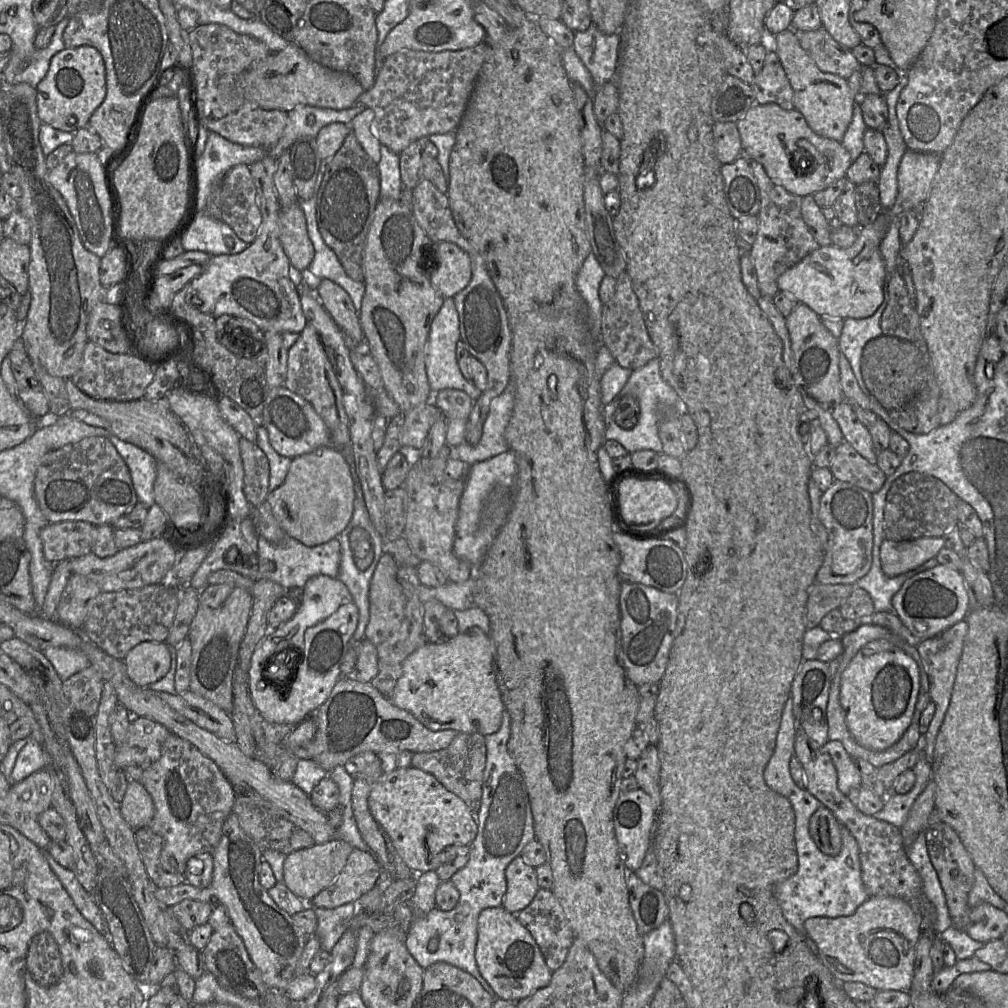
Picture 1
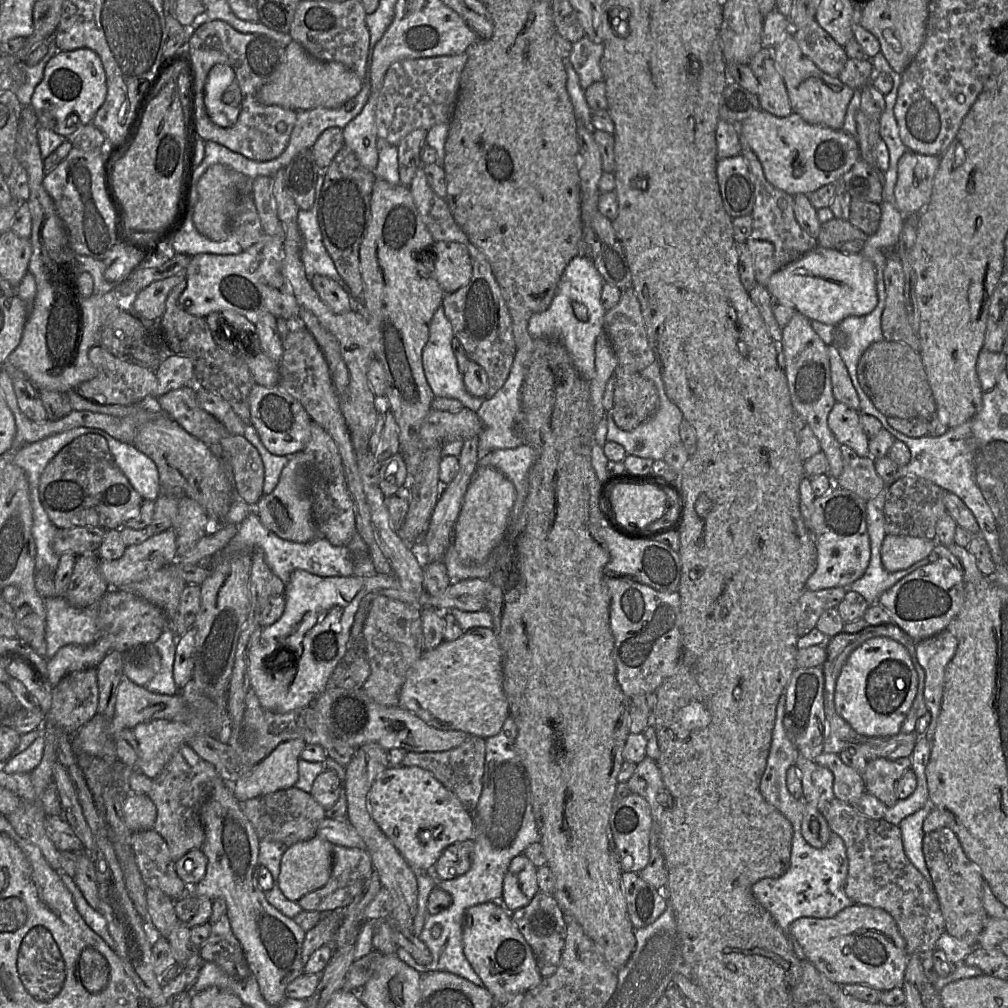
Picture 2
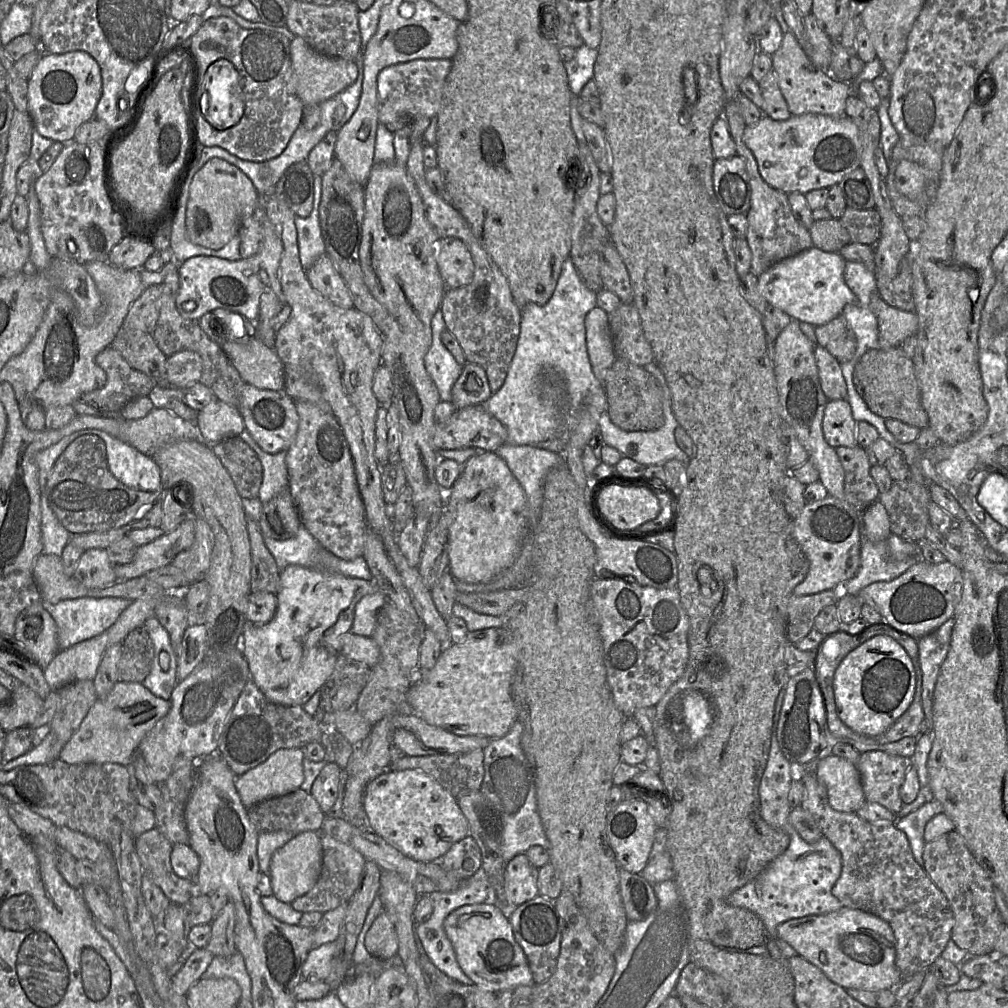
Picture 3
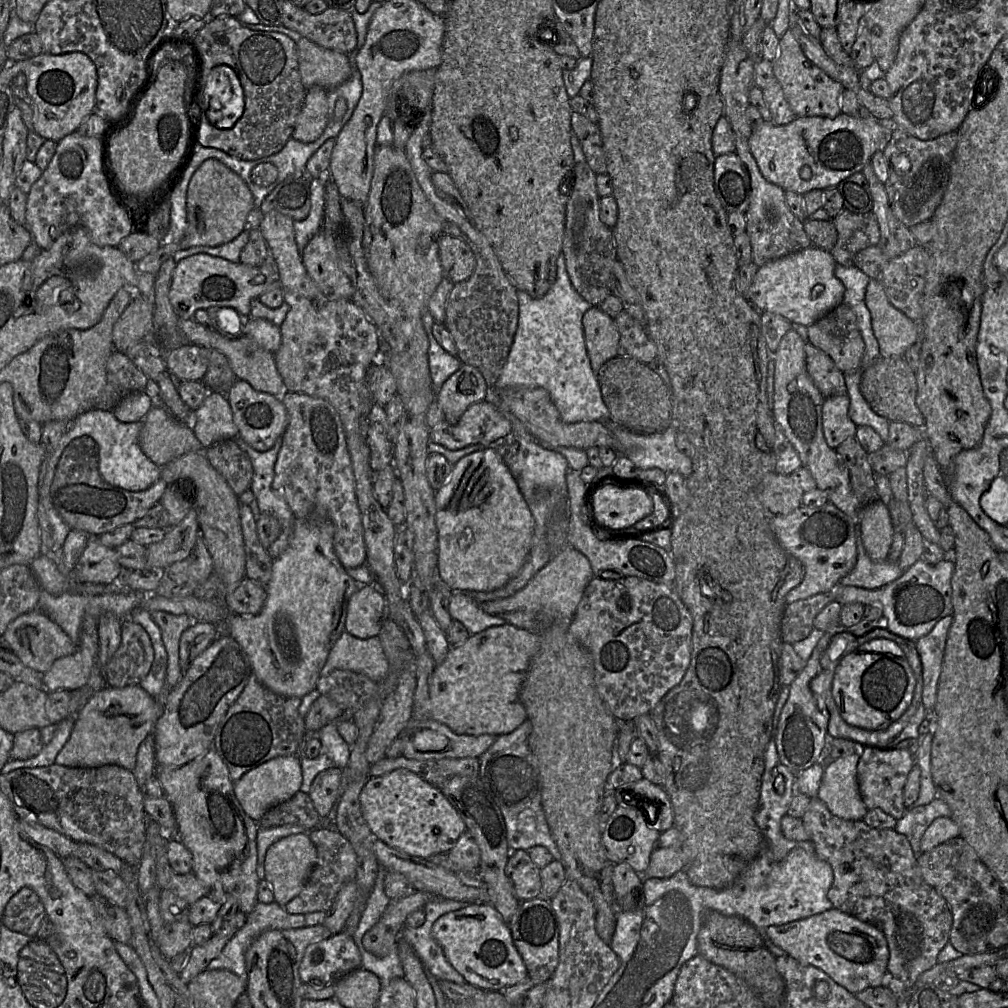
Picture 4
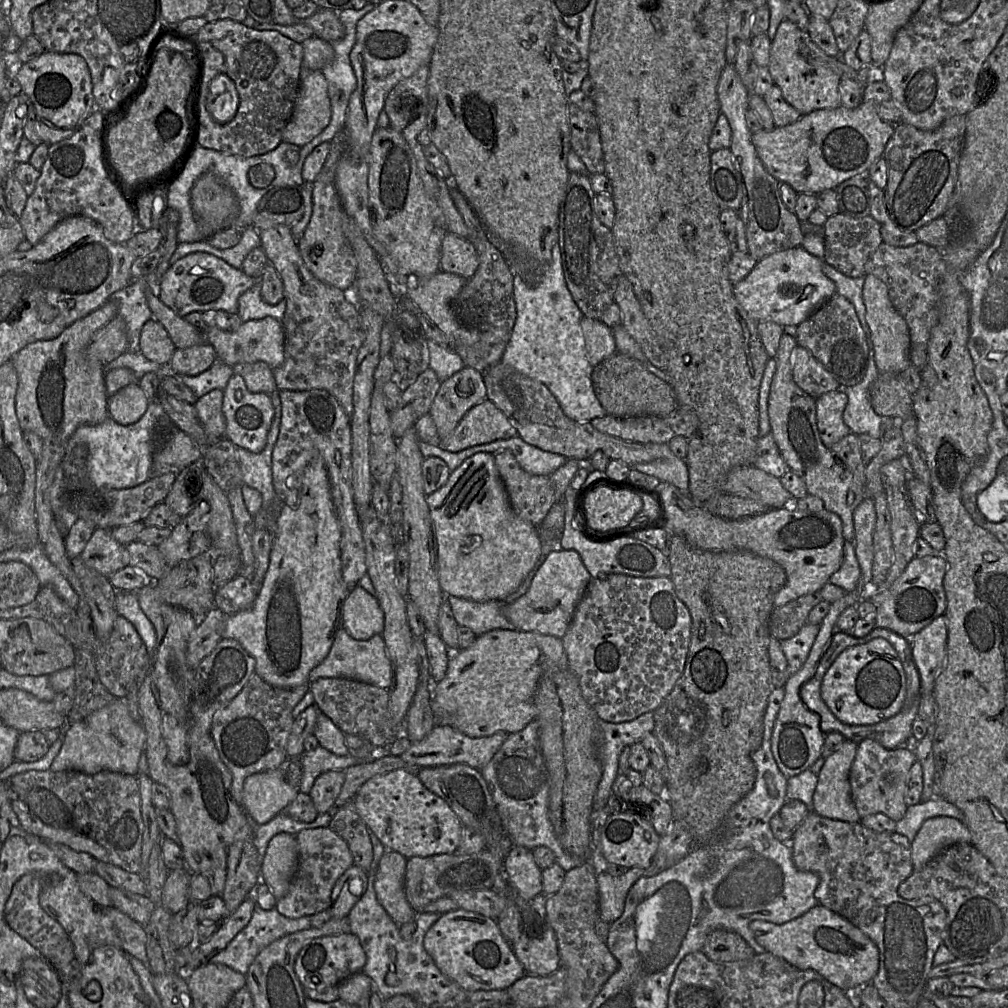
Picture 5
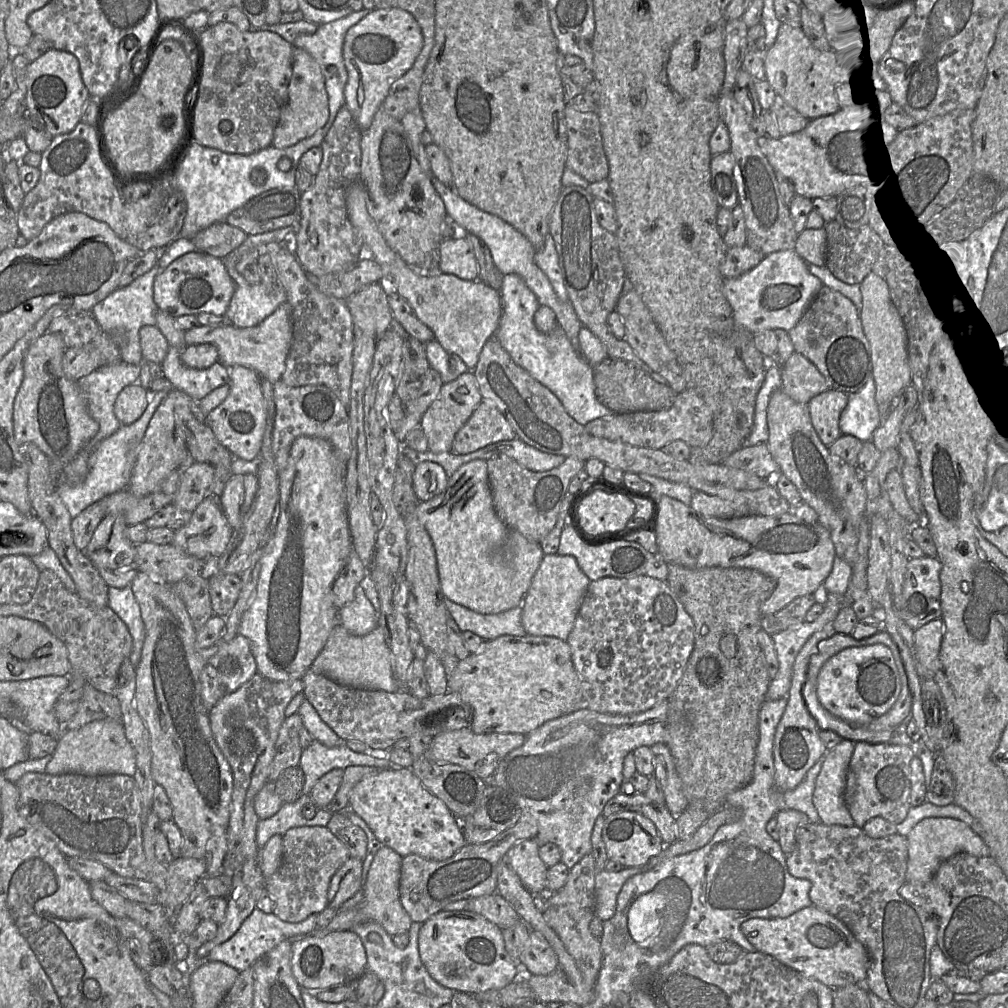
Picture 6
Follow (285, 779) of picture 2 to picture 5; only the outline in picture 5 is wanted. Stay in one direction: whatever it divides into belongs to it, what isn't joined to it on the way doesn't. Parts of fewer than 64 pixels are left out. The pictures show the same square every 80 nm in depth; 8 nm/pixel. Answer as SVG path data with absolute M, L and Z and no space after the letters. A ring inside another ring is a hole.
M282 768L258 772L245 779L241 806L254 825L263 824L278 815L298 792L285 781Z

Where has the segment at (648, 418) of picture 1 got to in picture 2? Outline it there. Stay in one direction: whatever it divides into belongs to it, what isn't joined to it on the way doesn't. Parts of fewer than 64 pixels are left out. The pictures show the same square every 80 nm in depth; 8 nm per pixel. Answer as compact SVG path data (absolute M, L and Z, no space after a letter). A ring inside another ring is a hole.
M655 360L652 364L639 372L641 376L652 381L659 395L659 407L656 413L647 421L639 425L632 431L623 431L614 423L611 412L606 413L607 433L606 441L615 442L623 446L626 455L640 458L649 458L653 461L663 460L665 453L672 446L680 441L679 427L683 420L683 415L679 408L668 398L661 376L660 364Z

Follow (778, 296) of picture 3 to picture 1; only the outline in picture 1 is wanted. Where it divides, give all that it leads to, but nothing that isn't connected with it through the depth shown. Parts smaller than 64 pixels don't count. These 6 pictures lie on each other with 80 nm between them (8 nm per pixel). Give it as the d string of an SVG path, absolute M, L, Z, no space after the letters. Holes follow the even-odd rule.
M882 211L873 223L858 229L856 241L848 248L820 246L779 276L779 292L807 305L820 317L870 317L884 299L886 270L879 247L891 219L890 212Z

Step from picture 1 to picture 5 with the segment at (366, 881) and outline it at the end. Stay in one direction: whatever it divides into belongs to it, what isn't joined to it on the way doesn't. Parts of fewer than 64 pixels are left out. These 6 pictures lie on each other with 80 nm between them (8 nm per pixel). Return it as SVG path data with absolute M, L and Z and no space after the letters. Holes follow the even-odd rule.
M329 827L298 832L296 835L299 861L288 892L277 900L275 908L289 918L311 916L331 906L331 893L341 875L354 864L345 840Z

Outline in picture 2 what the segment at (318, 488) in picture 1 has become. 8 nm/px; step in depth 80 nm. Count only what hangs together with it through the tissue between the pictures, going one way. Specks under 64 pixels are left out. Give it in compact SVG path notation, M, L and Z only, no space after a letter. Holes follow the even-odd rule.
M302 450L288 456L290 459L281 472L277 486L270 494L261 497L255 506L255 513L263 526L280 538L296 543L307 543L320 536L312 519L312 503L306 489L307 469L312 467L313 455Z

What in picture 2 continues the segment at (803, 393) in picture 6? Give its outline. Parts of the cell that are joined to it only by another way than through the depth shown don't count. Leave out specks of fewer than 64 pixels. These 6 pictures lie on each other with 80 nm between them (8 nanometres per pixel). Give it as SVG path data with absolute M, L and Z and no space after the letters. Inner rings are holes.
M828 345L832 393L836 401L859 410L859 398L835 345Z

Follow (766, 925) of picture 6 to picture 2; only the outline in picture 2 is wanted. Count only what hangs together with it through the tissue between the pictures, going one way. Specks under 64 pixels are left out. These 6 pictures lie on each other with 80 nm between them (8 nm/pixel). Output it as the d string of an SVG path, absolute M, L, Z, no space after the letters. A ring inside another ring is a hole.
M852 904L831 918L801 917L790 925L805 959L839 985L863 984L879 991L901 986L907 951L893 917L881 908Z

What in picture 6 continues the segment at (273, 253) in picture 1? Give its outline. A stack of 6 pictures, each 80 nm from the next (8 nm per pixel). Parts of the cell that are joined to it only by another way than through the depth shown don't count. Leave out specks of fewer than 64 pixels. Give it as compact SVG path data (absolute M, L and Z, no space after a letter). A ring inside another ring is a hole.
M194 251L180 256L157 275L153 285L153 299L159 310L175 318L205 312L223 316L235 290L236 285L221 259Z

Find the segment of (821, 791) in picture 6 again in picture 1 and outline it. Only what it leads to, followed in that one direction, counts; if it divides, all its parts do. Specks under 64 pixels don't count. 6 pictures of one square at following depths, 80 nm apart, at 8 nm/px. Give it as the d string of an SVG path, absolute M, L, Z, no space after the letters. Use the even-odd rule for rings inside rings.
M830 740L825 743L821 751L830 755L837 771L838 788L844 795L847 796L852 789L861 786L861 778L853 758L841 742Z

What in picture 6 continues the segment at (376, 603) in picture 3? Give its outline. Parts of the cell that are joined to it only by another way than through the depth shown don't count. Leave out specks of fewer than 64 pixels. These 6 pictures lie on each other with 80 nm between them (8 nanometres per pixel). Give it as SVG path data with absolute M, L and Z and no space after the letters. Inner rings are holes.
M361 585L356 588L354 599L340 610L339 623L355 636L367 635L378 626L379 613Z

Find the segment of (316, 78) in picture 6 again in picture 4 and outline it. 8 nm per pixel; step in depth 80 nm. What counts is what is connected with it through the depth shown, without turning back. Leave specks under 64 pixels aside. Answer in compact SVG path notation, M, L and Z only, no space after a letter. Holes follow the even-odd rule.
M320 86L306 90L303 107L296 119L291 137L303 142L315 141L328 123L328 91Z

